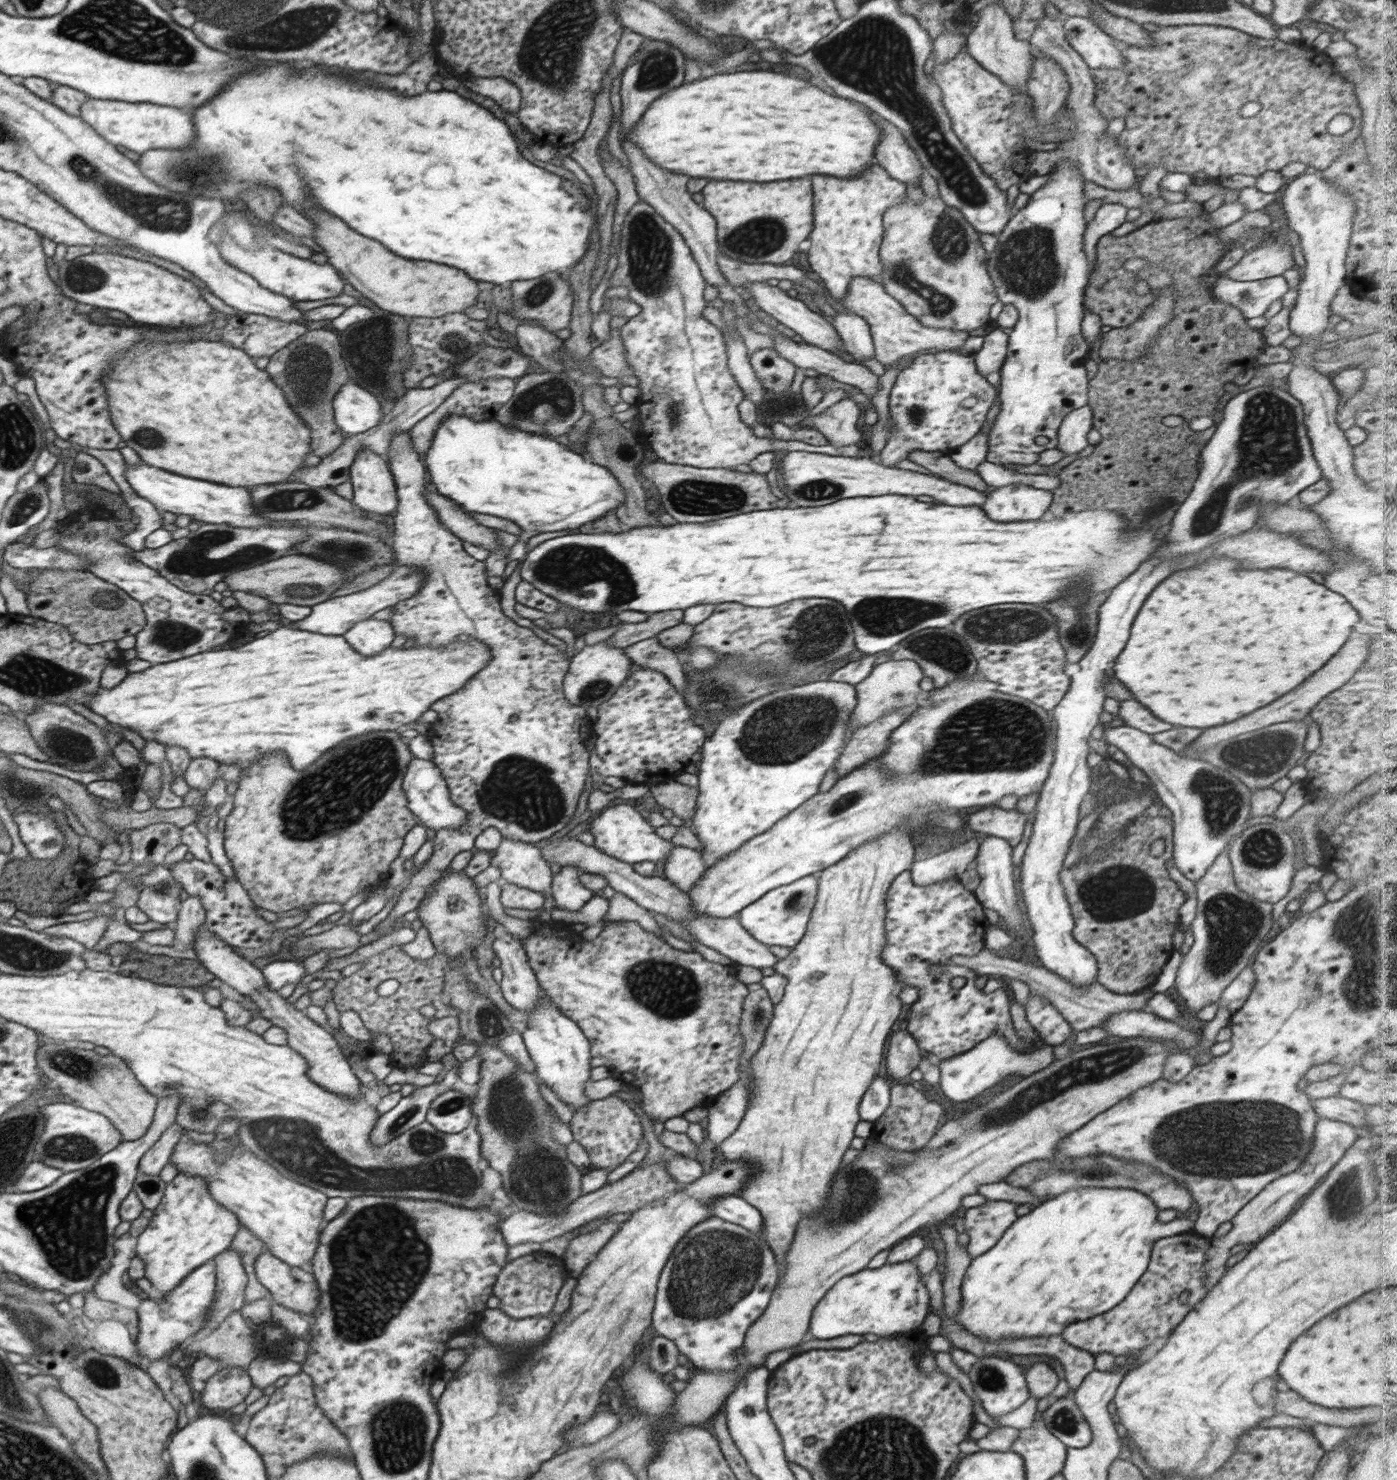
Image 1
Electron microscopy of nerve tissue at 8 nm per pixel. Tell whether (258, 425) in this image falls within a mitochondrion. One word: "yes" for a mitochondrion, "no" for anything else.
no

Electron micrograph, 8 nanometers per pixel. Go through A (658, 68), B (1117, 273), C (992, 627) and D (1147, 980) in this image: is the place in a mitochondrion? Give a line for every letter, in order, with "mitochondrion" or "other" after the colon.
A: mitochondrion
B: other
C: mitochondrion
D: other

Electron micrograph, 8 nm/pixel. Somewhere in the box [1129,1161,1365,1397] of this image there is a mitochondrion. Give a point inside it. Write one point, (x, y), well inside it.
(1340, 1198)

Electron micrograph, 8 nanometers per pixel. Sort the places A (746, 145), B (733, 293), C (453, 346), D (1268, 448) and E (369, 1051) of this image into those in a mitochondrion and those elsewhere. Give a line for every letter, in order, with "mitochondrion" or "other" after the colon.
A: other
B: other
C: mitochondrion
D: mitochondrion
E: other

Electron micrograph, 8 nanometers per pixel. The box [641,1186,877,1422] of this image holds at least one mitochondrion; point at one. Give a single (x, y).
(718, 1268)

